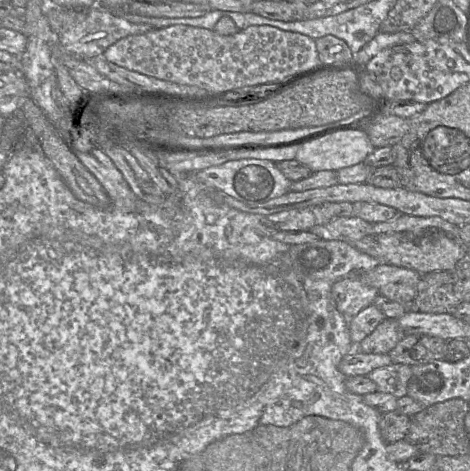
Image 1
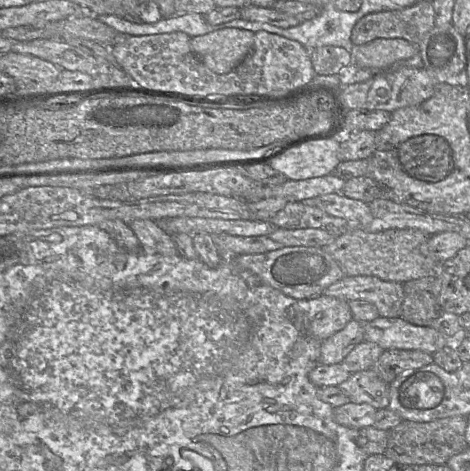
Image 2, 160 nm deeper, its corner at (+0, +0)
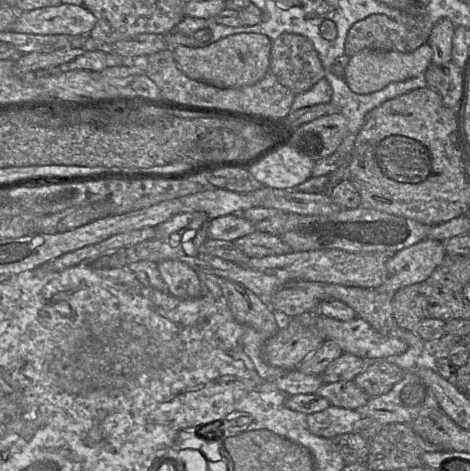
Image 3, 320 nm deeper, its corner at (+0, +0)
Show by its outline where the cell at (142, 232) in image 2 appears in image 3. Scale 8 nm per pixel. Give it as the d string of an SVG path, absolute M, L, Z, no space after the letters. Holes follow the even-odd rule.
M178 260L157 263L167 292L179 299L194 299L201 296L199 277L196 271Z

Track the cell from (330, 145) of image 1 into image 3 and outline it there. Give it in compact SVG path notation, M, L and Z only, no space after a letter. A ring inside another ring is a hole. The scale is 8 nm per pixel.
M292 146L273 148L241 165L264 187L293 188L312 177L315 161Z

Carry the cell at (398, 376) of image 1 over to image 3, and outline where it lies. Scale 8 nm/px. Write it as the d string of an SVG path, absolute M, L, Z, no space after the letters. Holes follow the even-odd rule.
M353 380L323 384L316 394L327 399L331 406L352 410L357 410L371 398Z

